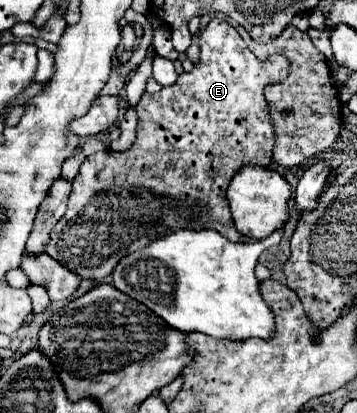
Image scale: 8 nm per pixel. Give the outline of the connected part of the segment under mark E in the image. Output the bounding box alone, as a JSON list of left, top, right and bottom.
[45,18,289,280]

